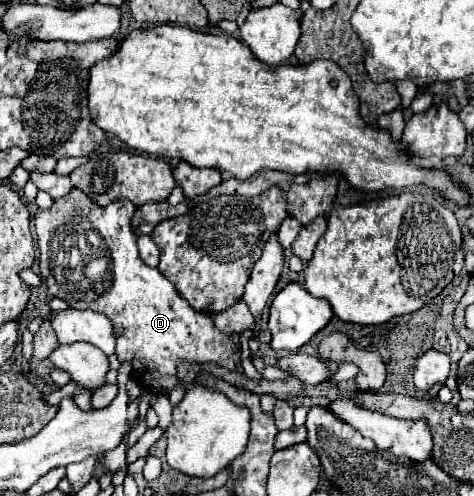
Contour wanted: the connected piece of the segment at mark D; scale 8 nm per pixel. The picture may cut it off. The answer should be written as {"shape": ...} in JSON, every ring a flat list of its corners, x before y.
{"shape":[[73,188,67,196,55,200,51,208,37,210,35,234,41,252,39,270,49,294,61,298,71,308,91,308,95,312,103,312,111,320,115,330,115,356,119,358,119,362,129,362,133,366,133,376,135,380,143,380,137,384,145,390,169,396,171,390,181,384,181,380,177,378,179,362,215,362,217,366,223,366,227,370,243,372,239,344,231,336,219,332,213,326,211,316,193,310,189,302,181,298,175,284,171,284,157,268,147,266,139,258,135,244,137,236,131,230,131,218,135,210,137,208,125,198,119,198,109,206,97,206,77,188]]}

